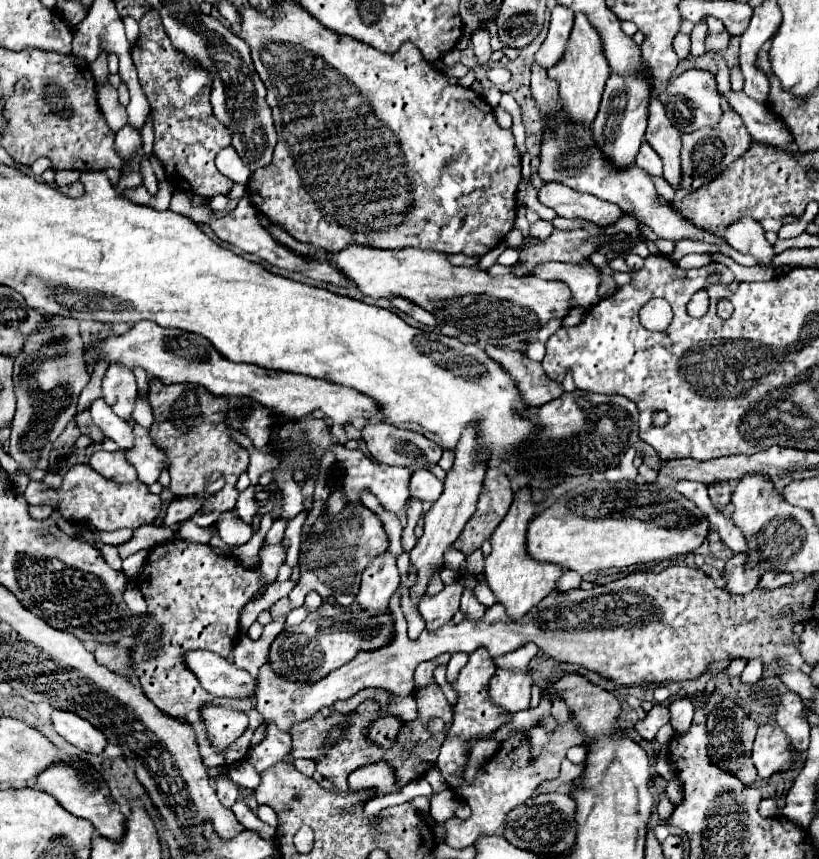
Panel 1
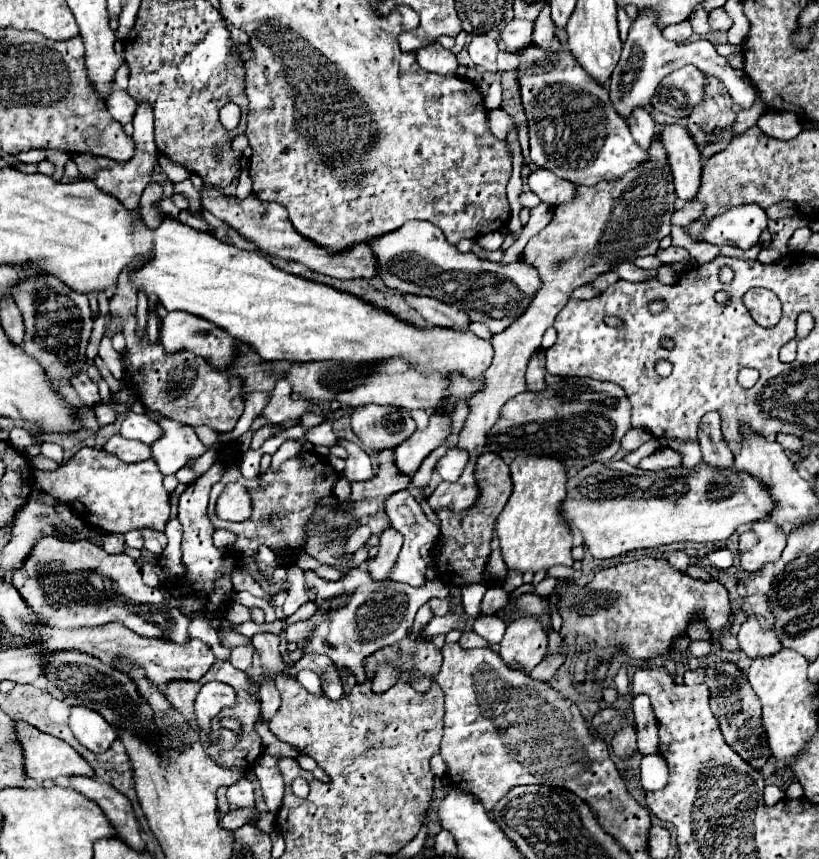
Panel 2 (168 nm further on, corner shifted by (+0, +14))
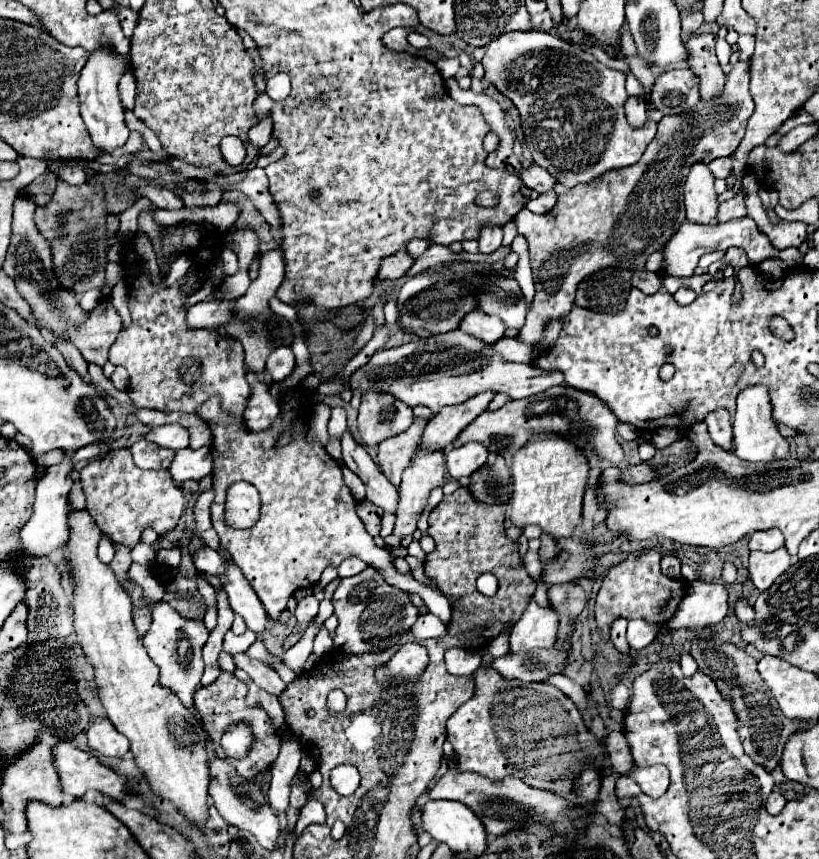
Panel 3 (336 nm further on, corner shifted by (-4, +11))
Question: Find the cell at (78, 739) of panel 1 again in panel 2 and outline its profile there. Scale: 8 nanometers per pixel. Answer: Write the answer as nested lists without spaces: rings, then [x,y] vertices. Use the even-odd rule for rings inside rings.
[[[81,706],[71,708],[69,728],[73,730],[79,744],[89,748],[91,752],[109,750],[117,738],[115,728],[109,722],[105,722],[105,718],[101,718],[97,712],[93,712],[89,708],[81,708]]]

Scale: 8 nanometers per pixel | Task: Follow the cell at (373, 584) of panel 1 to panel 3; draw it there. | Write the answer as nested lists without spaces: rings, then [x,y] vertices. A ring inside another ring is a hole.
[[[417,449],[417,453],[413,455],[413,463],[407,467],[405,475],[403,475],[403,481],[399,485],[399,491],[401,491],[401,503],[399,503],[399,509],[397,509],[397,521],[395,521],[395,529],[389,537],[385,537],[385,541],[389,545],[401,545],[401,541],[405,537],[411,537],[413,531],[417,529],[417,521],[419,521],[419,515],[425,511],[427,507],[427,501],[429,501],[429,495],[435,487],[441,487],[445,483],[445,455],[443,451],[423,451],[423,449]]]

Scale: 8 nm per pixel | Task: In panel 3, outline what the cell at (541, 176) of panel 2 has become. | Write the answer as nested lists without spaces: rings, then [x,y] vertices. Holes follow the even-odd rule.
[[[531,165],[529,169],[525,169],[521,173],[521,179],[523,179],[525,187],[533,189],[539,195],[553,191],[555,185],[557,185],[557,181],[553,179],[553,175],[549,175],[549,171],[543,171],[543,167],[537,167],[537,165]]]

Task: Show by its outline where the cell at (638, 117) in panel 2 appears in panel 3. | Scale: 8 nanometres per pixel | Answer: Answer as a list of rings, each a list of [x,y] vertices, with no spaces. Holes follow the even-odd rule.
[[[629,97],[627,103],[625,103],[625,115],[627,115],[627,121],[631,127],[643,127],[647,123],[647,107],[645,107],[645,101],[639,99],[639,97]]]

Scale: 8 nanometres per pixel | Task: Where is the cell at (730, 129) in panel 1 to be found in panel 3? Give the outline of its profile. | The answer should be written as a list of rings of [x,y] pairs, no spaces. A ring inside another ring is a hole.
[[[701,33],[691,35],[685,43],[689,51],[689,69],[701,77],[701,99],[713,101],[721,97],[727,75],[723,73],[717,55],[715,55],[717,35]]]

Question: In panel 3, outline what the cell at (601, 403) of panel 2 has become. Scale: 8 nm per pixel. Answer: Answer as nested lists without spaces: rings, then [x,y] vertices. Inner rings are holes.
[[[557,385],[527,399],[509,401],[497,411],[483,411],[471,425],[463,429],[457,441],[459,443],[477,441],[495,455],[507,459],[513,457],[529,441],[531,435],[559,433],[561,437],[577,445],[581,451],[591,449],[597,455],[599,463],[607,467],[607,465],[619,465],[625,457],[623,447],[617,441],[617,427],[619,427],[619,419],[609,409],[609,405],[603,403],[599,397],[567,385]]]

